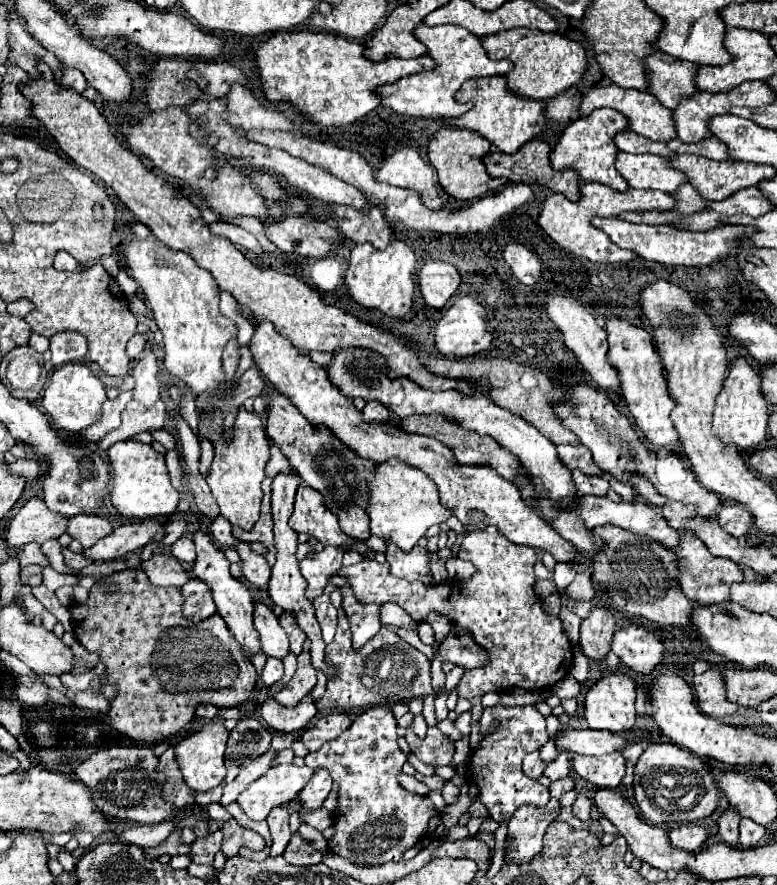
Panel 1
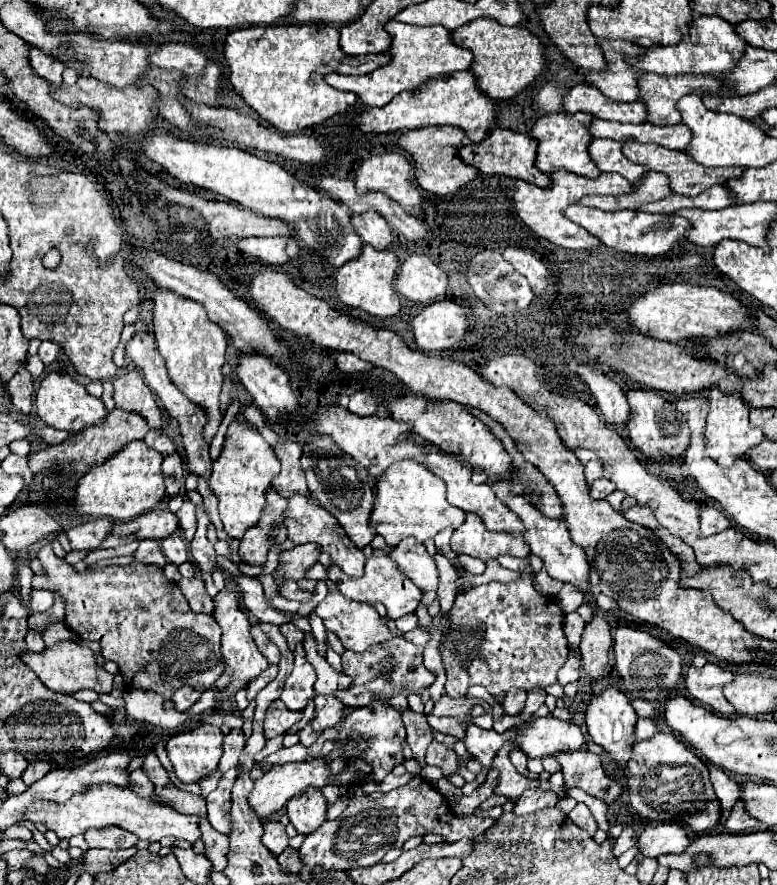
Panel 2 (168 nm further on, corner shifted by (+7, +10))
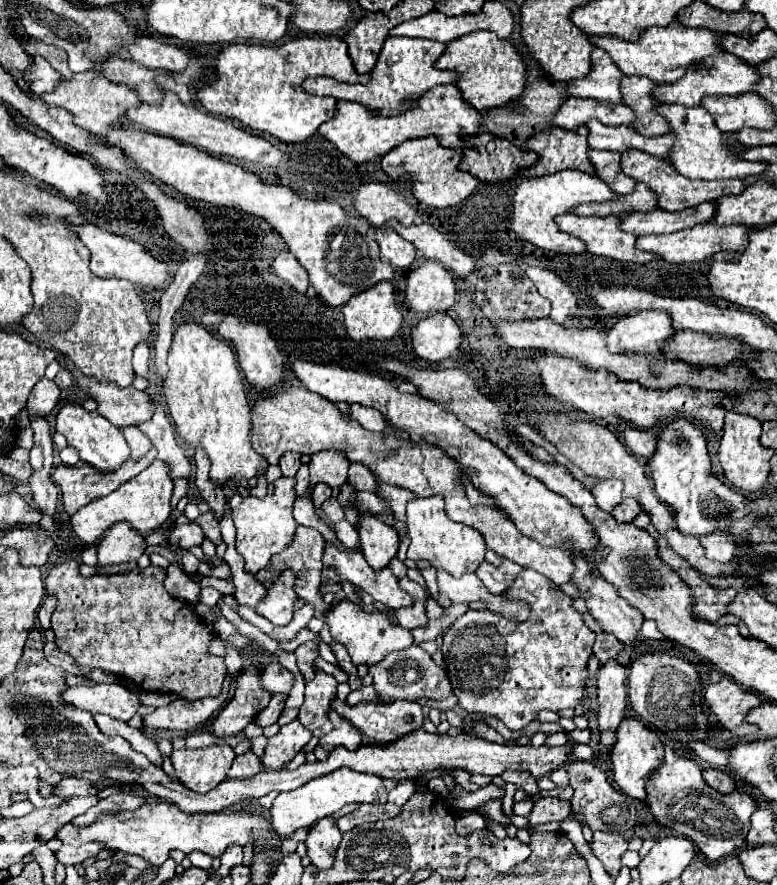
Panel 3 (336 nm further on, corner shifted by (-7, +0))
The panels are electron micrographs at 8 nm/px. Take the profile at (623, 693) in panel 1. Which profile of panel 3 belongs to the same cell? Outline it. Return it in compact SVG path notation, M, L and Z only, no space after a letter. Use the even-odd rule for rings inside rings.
M627 717L623 719L623 723L619 725L617 731L617 743L611 749L611 763L613 763L613 775L615 775L615 783L619 785L619 789L639 801L647 799L647 791L645 791L645 783L649 781L651 773L663 763L663 743L659 739L657 733L653 733L649 727L645 727L639 719Z

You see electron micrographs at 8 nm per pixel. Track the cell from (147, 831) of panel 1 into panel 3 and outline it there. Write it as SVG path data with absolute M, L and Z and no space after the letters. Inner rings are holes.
M87 843L81 847L71 847L71 845L63 845L59 851L55 851L57 863L61 865L81 865L85 859L97 857L101 843Z

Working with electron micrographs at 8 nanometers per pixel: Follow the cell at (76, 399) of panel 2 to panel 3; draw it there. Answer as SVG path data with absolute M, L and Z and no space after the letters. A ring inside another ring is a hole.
M65 405L57 415L57 433L65 435L67 443L77 449L81 461L89 463L101 473L111 473L119 469L129 459L129 445L117 427L111 427L97 411L85 411L81 405Z

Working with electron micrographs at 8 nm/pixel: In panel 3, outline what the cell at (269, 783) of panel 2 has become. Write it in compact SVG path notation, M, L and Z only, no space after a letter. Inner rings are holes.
M341 767L325 777L305 783L303 787L295 789L295 791L279 793L271 807L271 821L279 835L289 837L299 827L311 827L315 821L335 813L337 809L341 809L343 805L349 805L349 803L379 803L379 805L387 803L387 789L383 785L383 779L377 775L371 775L371 773L357 773L347 767Z

